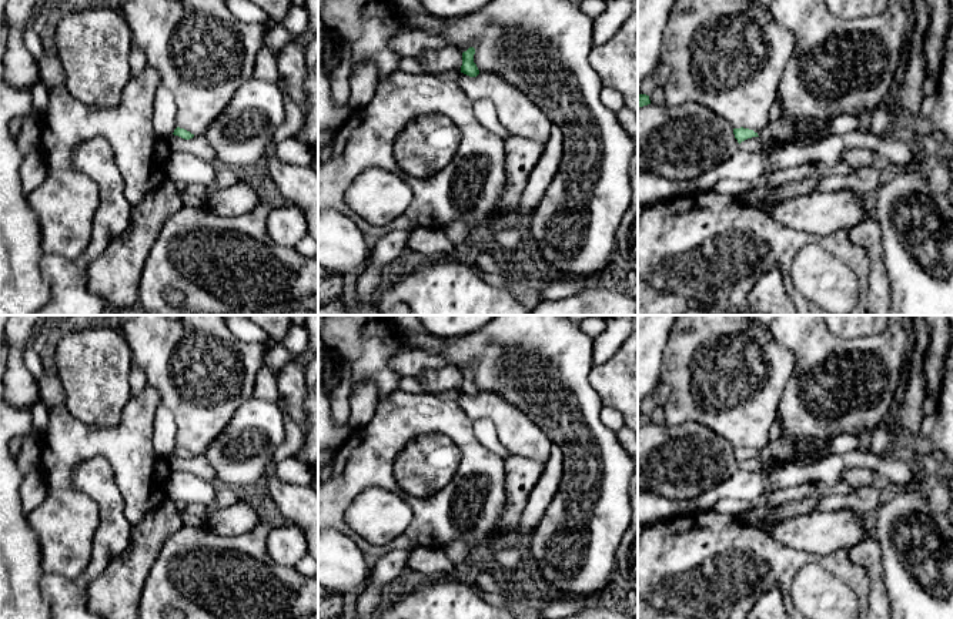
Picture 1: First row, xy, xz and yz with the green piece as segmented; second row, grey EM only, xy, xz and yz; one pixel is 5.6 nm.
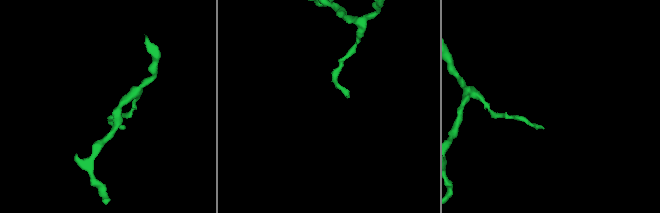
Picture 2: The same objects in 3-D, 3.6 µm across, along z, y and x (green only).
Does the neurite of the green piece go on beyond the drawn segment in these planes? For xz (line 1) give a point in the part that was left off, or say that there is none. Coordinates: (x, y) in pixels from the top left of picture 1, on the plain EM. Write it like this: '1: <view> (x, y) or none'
1: none

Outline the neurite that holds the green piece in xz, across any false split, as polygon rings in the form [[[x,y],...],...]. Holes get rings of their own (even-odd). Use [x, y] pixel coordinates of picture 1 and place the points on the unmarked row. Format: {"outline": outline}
{"outline": [[[469,367],[467,371],[462,372],[461,392],[469,397],[476,397],[479,394],[479,389],[476,384],[474,382],[474,374],[475,374],[474,367]]]}

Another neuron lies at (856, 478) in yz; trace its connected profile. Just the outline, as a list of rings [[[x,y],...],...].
[[[869,468],[847,469],[842,474],[840,481],[849,484],[853,489],[876,484],[875,472]]]

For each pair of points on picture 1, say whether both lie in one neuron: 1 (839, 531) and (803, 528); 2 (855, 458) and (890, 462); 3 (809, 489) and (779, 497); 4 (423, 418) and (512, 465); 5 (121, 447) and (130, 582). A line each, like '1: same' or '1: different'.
1: same
2: same
3: same
4: different
5: different

